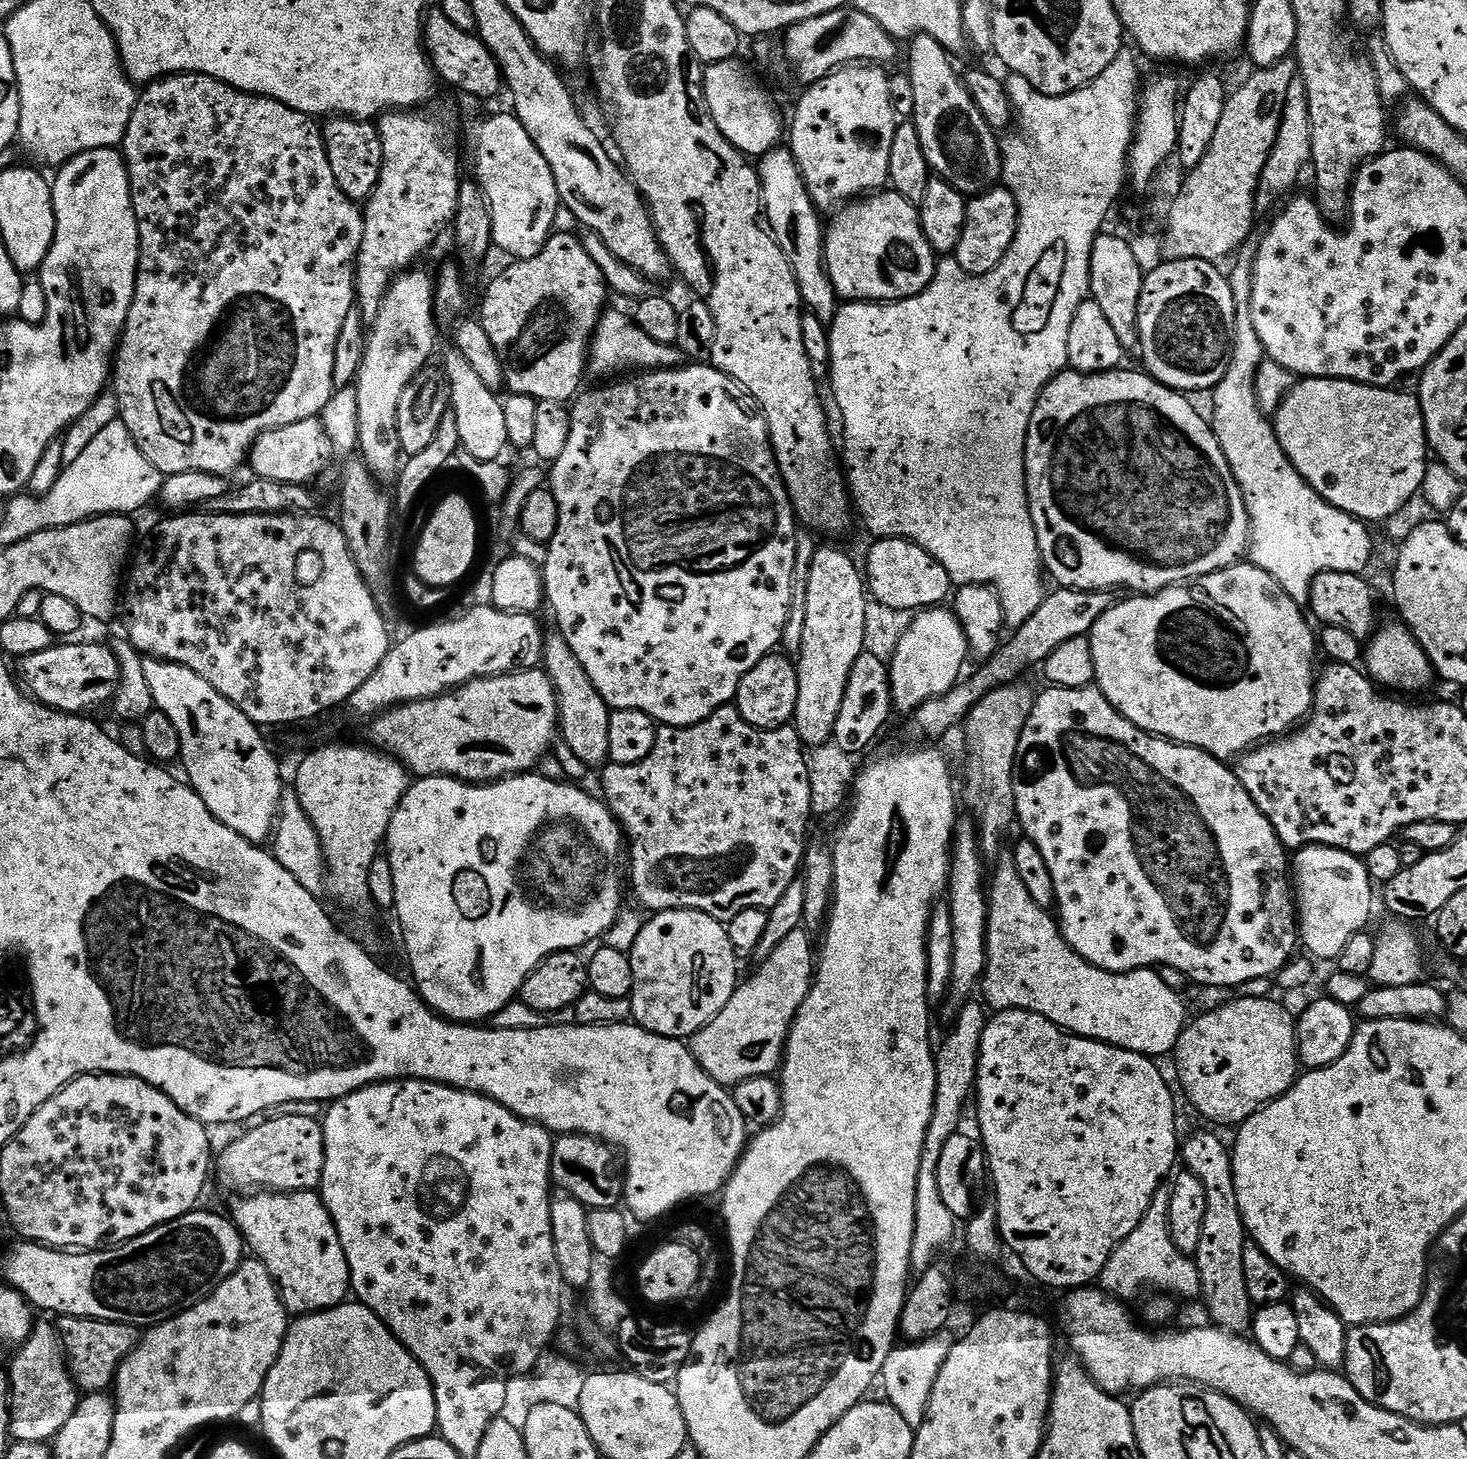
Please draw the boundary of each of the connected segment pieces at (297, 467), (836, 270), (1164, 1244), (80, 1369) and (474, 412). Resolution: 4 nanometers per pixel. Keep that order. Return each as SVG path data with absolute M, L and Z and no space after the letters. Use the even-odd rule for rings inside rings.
M306 418L290 426L263 432L254 441L250 453L250 465L259 479L305 486L311 485L311 480L318 479L331 460L334 460L332 443L330 438L326 438L326 430L318 418Z
M880 190L875 194L869 194L863 198L857 198L846 204L836 215L834 220L827 221L824 229L824 265L828 271L830 282L834 286L837 297L844 302L891 302L894 300L905 300L911 296L917 296L933 278L936 277L936 266L938 263L937 253L933 252L930 242L926 242L924 231L920 225L920 214L917 205L906 202L902 194L891 190Z
M1157 1192L1142 1222L1138 1222L1136 1229L1112 1251L1112 1257L1106 1262L1098 1281L1099 1287L1109 1296L1128 1302L1140 1287L1157 1288L1154 1289L1157 1293L1167 1294L1181 1301L1197 1299L1200 1296L1200 1275L1195 1259L1180 1252L1172 1241L1168 1229L1169 1206L1168 1192Z
M65 1316L59 1321L60 1346L66 1353L68 1371L81 1393L107 1393L113 1387L116 1371L126 1357L136 1349L141 1333L135 1324L115 1324L109 1320L84 1320L80 1316Z
M454 344L446 347L443 345L438 356L442 358L440 364L449 384L450 414L457 420L460 448L478 460L499 461L502 450L509 447L506 414L501 397L486 386Z

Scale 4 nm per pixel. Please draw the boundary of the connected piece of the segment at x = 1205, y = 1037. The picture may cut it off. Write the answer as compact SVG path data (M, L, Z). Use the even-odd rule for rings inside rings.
M1241 995L1237 1000L1232 1000L1229 1004L1224 1004L1221 1008L1216 1008L1213 1012L1204 1012L1196 1021L1189 1023L1184 1029L1174 1049L1176 1064L1180 1067L1180 1084L1184 1087L1184 1092L1188 1095L1188 1100L1205 1116L1208 1120L1213 1120L1216 1124L1233 1124L1239 1126L1244 1121L1249 1120L1255 1112L1265 1108L1271 1100L1278 1099L1282 1094L1286 1094L1298 1079L1298 1057L1296 1055L1296 1020L1291 1016L1276 998L1263 1000L1262 998L1246 998Z

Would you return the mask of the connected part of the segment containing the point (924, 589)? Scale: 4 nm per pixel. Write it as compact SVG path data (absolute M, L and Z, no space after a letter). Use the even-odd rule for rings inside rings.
M880 538L875 543L868 552L868 572L866 568L866 588L871 599L891 609L916 614L943 605L953 595L954 585L950 574L946 574L946 566L922 550L922 546L891 538Z

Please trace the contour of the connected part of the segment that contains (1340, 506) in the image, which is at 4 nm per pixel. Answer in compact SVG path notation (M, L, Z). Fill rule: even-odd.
M1304 378L1293 383L1289 388L1287 396L1280 402L1279 408L1274 413L1274 427L1276 437L1282 446L1282 450L1288 456L1288 461L1298 470L1298 474L1315 490L1328 504L1333 504L1338 510L1355 516L1357 520L1373 522L1372 520L1388 520L1396 516L1408 500L1417 499L1422 478L1426 474L1426 466L1430 463L1430 449L1428 446L1428 432L1424 428L1424 415L1420 409L1419 399L1408 392L1396 392L1395 387L1375 388L1369 384L1359 384L1353 380L1317 380L1315 378Z

